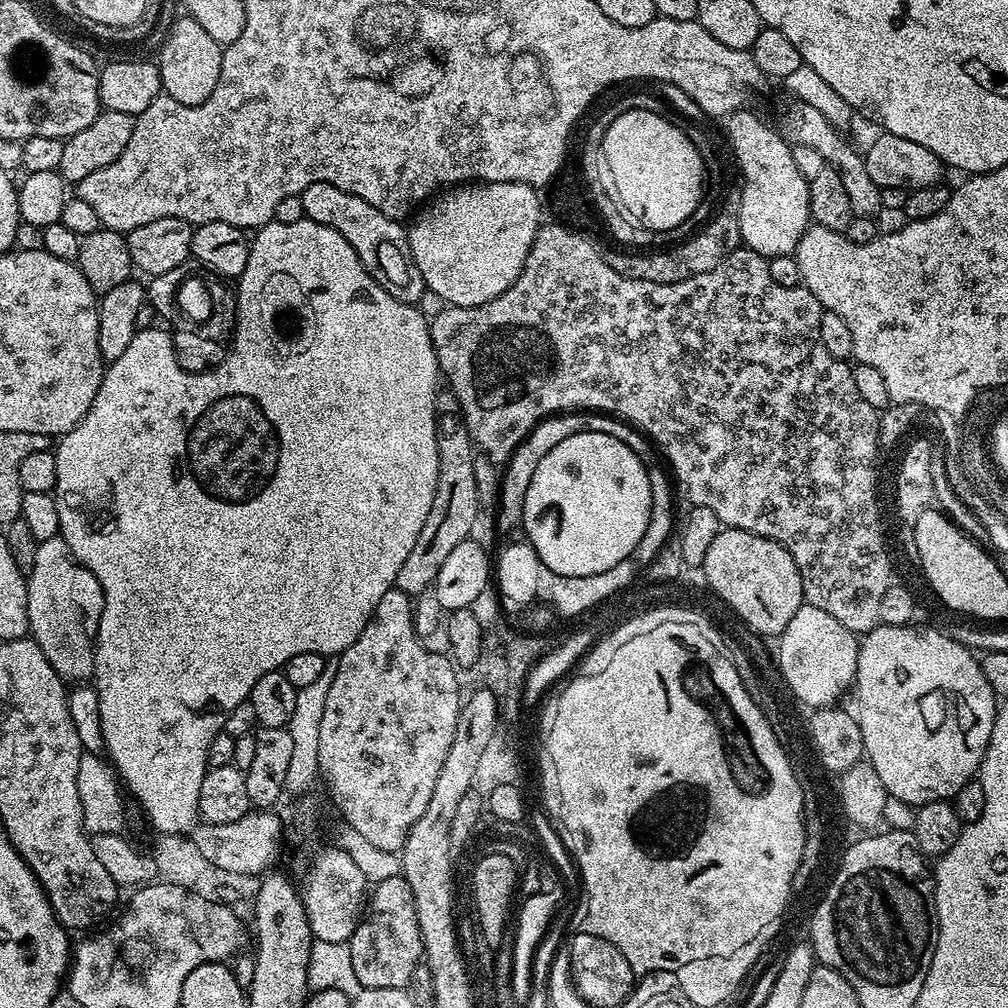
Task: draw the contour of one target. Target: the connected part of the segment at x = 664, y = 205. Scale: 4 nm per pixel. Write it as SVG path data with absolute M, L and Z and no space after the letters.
M648 109L630 110L610 123L603 140L603 150L614 174L621 207L637 225L648 228L653 234L671 233L673 228L685 223L696 213L706 196L705 157L700 156L693 146L687 131L671 124L665 116Z

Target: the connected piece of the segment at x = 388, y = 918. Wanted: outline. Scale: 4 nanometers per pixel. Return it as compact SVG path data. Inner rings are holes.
M403 875L391 876L374 885L366 904L367 915L360 920L346 945L361 988L407 989L416 967L421 967L424 943L420 937L414 894Z

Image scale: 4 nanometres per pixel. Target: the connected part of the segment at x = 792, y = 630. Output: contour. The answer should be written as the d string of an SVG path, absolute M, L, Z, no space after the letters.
M804 604L790 618L790 626L780 633L780 660L778 669L784 678L789 691L802 705L809 704L809 709L827 708L835 705L844 691L853 687L858 662L857 633L846 630L838 618L818 610L818 606Z

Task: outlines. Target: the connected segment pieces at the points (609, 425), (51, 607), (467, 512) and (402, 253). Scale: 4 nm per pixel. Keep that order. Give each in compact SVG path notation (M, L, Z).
M567 412L561 414L553 414L543 418L528 432L522 443L515 448L514 454L504 466L501 475L500 498L497 505L497 518L495 522L496 530L510 530L512 526L516 526L518 514L524 514L526 491L530 486L530 481L534 478L534 472L545 456L559 442L570 435L582 432L598 432L608 433L611 437L617 438L624 445L630 446L639 458L644 457L644 448L640 448L640 444L649 444L649 440L644 434L634 429L627 421L623 421L610 414L597 412Z
M61 535L39 541L32 556L32 569L26 572L28 582L28 627L31 639L42 646L42 654L65 682L88 682L96 667L94 641L104 605L102 586L72 556Z
M455 399L441 403L436 418L436 441L438 442L438 486L434 494L434 502L430 506L430 514L426 514L426 526L422 526L422 534L418 534L418 542L414 542L414 550L410 550L406 562L402 562L402 570L398 570L395 587L401 588L408 596L419 597L419 592L424 592L433 587L438 578L438 570L442 570L446 558L453 552L458 542L469 539L476 527L476 514L480 511L478 502L478 486L474 486L474 462L478 455L472 443L470 434L464 425L464 418Z
M314 182L306 186L299 194L305 217L322 226L330 226L350 242L350 246L358 254L362 266L398 302L416 306L426 296L422 270L412 257L408 245L408 234L405 225L399 220L391 220L382 210L374 210L370 202L362 202L358 194L346 194L346 190L338 190L338 186L330 186L330 182Z

